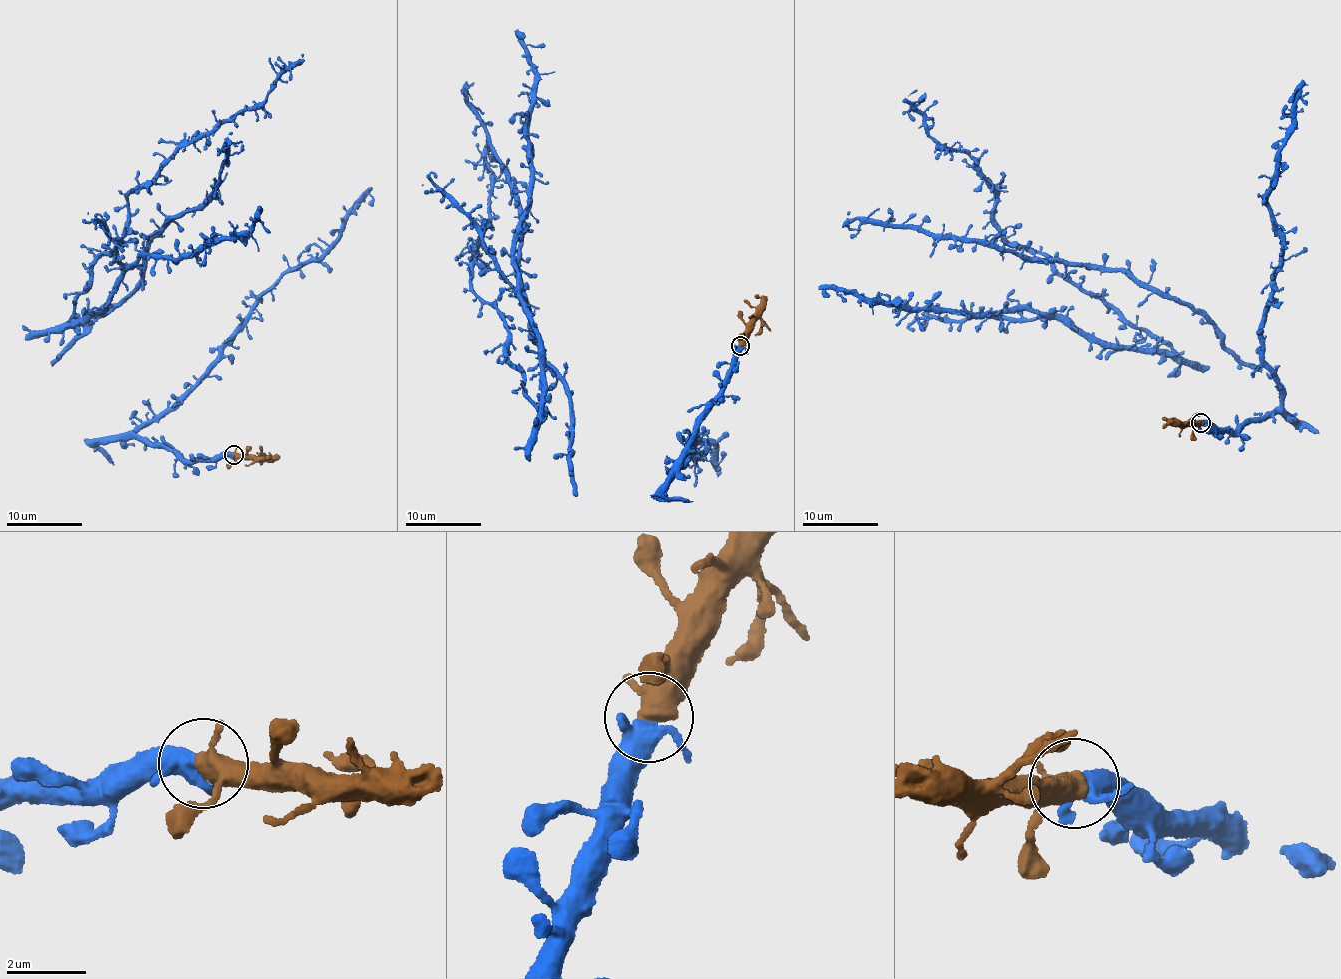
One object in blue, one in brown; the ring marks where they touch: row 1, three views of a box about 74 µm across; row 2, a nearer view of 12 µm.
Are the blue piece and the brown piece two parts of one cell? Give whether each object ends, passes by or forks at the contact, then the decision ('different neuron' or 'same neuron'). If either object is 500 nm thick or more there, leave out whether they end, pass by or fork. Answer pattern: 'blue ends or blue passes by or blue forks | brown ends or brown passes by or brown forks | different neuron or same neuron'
blue forks | brown passes by | same neuron

